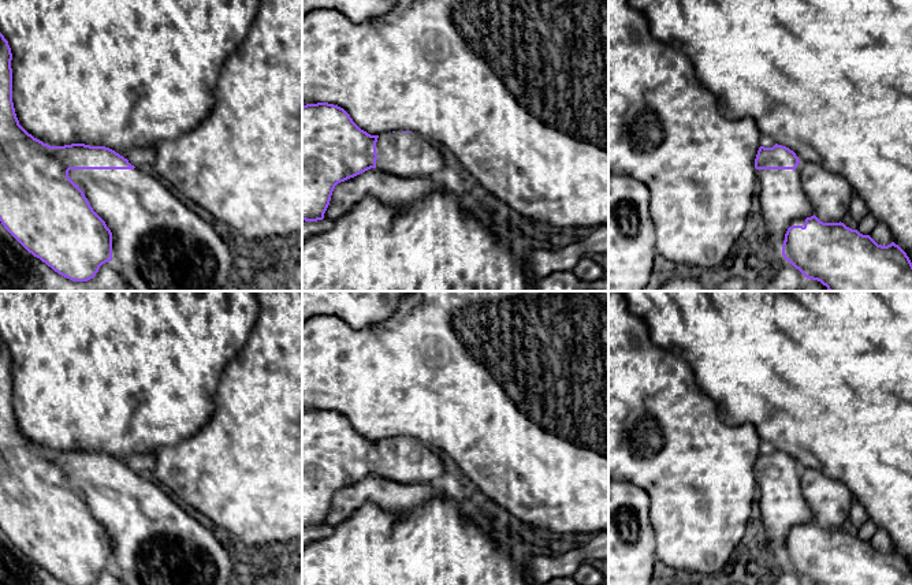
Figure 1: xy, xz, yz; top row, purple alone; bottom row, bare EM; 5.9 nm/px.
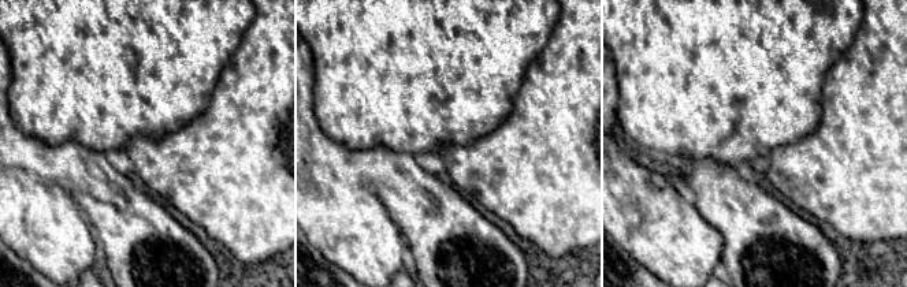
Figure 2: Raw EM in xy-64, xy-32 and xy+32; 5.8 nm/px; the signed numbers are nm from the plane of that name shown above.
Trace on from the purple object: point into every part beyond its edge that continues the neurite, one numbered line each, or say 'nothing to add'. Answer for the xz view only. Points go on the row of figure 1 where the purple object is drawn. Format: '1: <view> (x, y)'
1: xz (409, 155)

